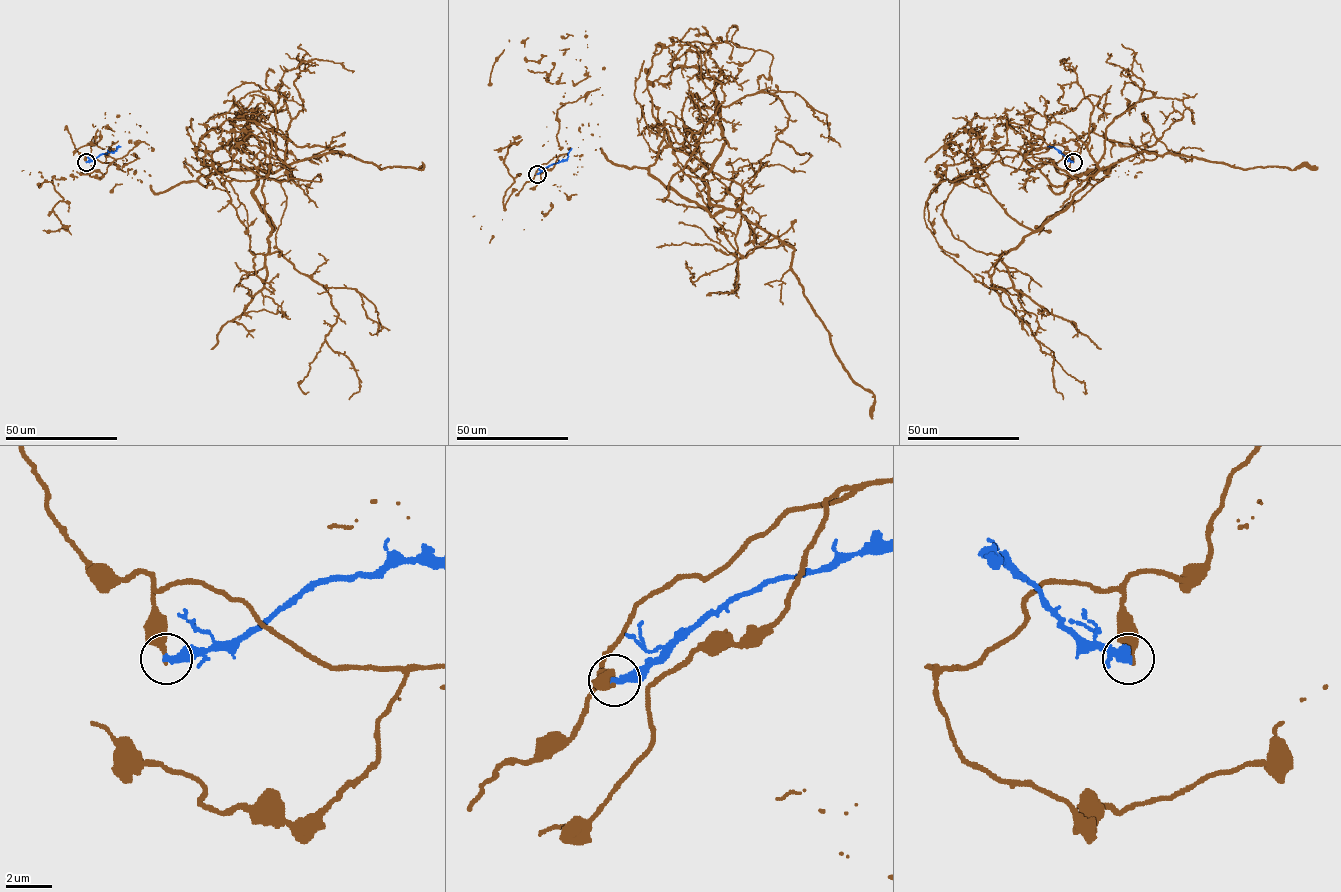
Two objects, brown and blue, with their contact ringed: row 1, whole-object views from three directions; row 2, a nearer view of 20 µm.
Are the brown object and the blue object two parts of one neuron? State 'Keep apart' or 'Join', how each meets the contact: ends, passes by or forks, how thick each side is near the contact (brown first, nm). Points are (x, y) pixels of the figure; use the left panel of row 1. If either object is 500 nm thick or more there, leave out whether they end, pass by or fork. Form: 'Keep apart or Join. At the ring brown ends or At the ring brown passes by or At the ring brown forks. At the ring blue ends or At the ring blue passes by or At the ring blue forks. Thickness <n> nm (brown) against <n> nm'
Keep apart. At the ring brown ends. At the ring blue ends. Thickness 320 nm (brown) against 360 nm

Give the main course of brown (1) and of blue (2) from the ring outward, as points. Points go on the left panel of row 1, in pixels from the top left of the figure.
1: (86, 162), (144, 170), (157, 194), (265, 164), (253, 194), (269, 252), (338, 314), (299, 382), (308, 391)
2: (86, 162), (120, 146)

